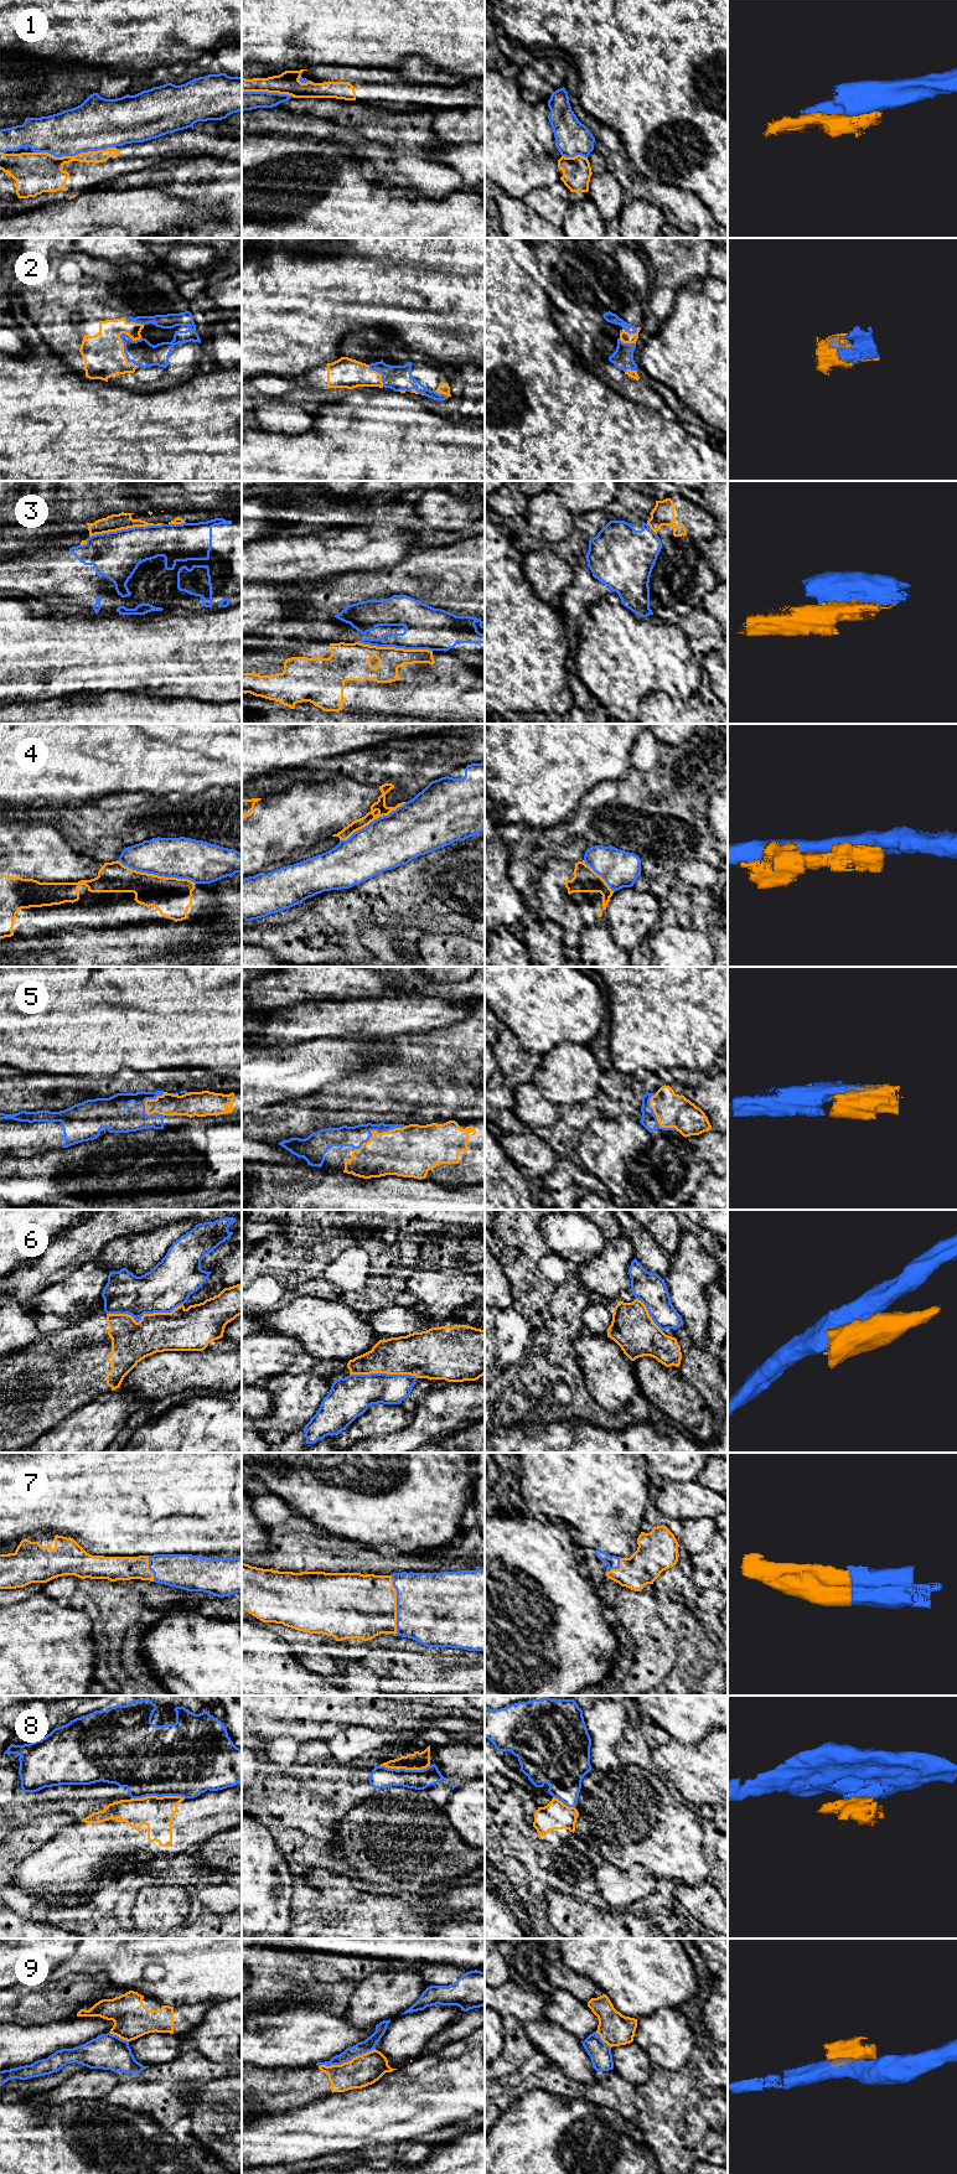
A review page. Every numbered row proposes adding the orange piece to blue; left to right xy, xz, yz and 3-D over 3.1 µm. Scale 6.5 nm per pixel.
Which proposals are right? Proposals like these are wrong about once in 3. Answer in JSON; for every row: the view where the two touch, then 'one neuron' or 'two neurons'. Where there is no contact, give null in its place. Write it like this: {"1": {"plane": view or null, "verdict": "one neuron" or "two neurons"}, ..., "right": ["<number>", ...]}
{"1": {"plane": "xy", "verdict": "two neurons"}, "2": {"plane": "xy", "verdict": "one neuron"}, "3": {"plane": "xz", "verdict": "two neurons"}, "4": {"plane": "xy", "verdict": "two neurons"}, "5": {"plane": "xz", "verdict": "one neuron"}, "6": {"plane": "xy", "verdict": "two neurons"}, "7": {"plane": "xz", "verdict": "one neuron"}, "8": {"plane": "xy", "verdict": "two neurons"}, "9": {"plane": "xz", "verdict": "two neurons"}, "right": ["2", "5", "7"]}

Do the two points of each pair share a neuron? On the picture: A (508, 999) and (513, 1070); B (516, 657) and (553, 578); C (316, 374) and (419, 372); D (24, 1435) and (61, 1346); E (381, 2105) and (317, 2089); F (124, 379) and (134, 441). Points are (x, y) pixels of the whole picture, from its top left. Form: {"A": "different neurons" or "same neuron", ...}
{"A": "different neurons", "B": "different neurons", "C": "same neuron", "D": "same neuron", "E": "different neurons", "F": "different neurons"}

